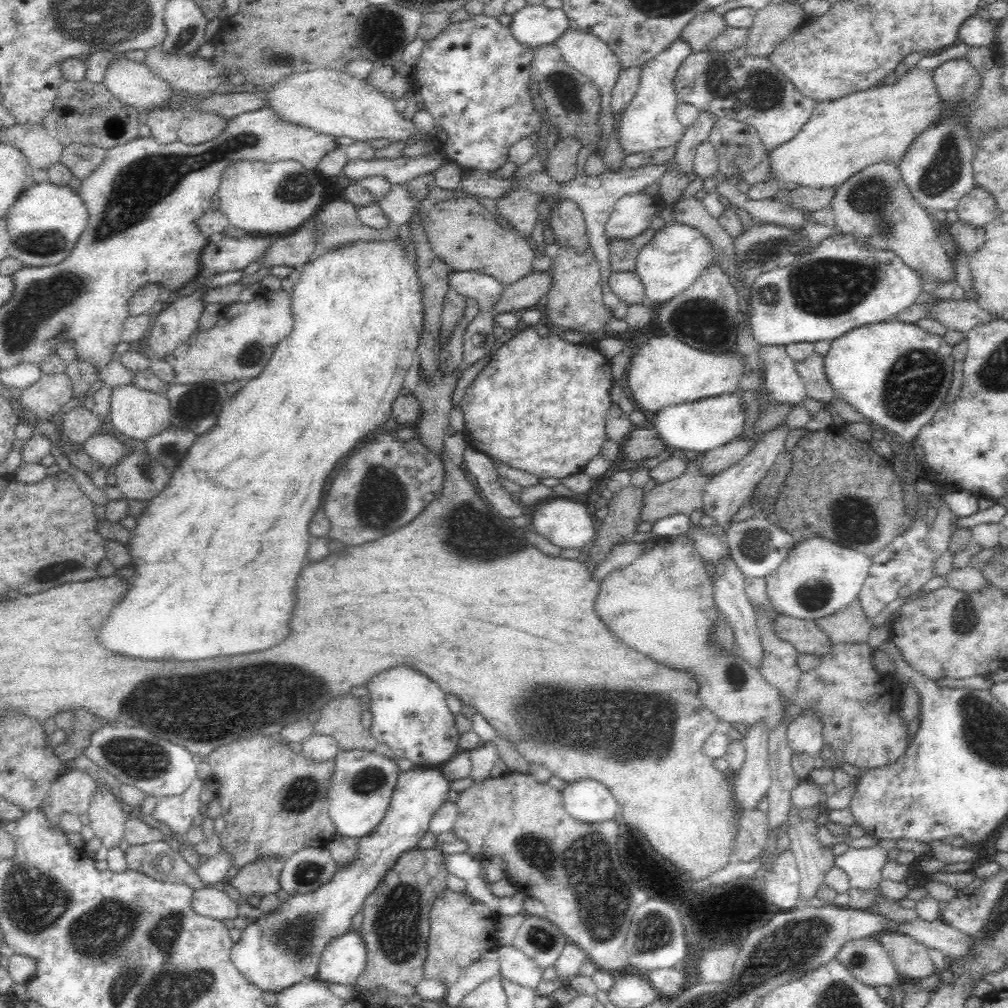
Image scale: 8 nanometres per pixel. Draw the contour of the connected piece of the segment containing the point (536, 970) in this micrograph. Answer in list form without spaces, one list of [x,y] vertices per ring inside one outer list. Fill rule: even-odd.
[[[512,945],[501,946],[496,950],[500,961],[500,975],[520,986],[535,990],[543,980],[543,969]]]

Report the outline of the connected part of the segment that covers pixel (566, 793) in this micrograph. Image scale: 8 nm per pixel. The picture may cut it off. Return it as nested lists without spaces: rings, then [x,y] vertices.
[[[594,780],[570,782],[561,793],[566,812],[580,822],[612,820],[620,808],[608,787]]]

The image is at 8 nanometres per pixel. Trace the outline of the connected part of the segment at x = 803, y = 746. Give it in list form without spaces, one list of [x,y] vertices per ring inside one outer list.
[[[818,715],[798,716],[788,724],[786,736],[788,746],[793,754],[808,754],[813,758],[820,756],[821,746],[824,745],[822,725]]]

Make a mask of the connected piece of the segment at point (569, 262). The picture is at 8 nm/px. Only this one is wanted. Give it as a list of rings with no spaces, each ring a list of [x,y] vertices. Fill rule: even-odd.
[[[590,244],[584,252],[578,252],[571,246],[560,246],[557,257],[552,258],[549,270],[552,287],[546,294],[544,316],[553,329],[575,330],[584,334],[606,334],[606,322],[613,316],[613,311],[604,305],[601,270]]]

